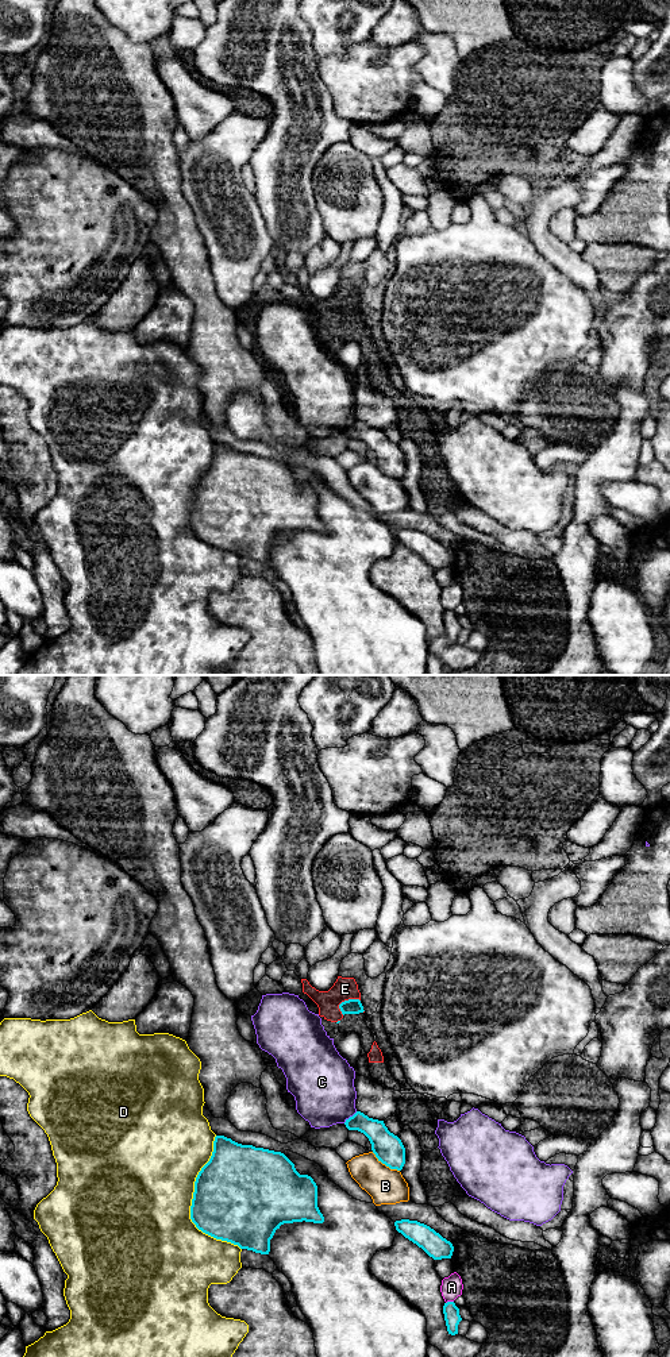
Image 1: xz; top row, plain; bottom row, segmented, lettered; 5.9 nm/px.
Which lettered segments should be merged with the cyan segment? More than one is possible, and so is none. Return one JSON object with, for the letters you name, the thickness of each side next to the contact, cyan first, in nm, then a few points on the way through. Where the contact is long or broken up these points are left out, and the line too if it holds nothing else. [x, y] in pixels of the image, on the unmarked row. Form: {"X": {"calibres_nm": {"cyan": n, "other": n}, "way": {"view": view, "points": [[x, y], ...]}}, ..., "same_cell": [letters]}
{"same_cell": []}

